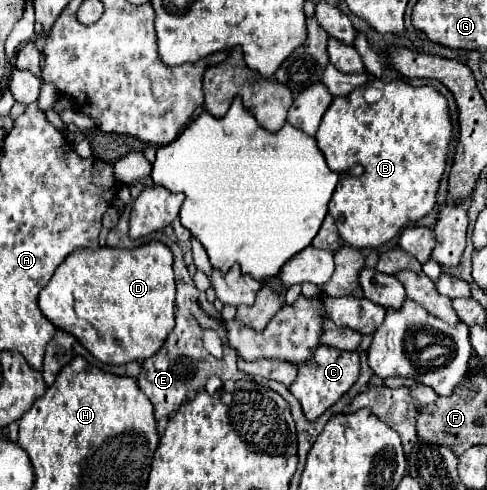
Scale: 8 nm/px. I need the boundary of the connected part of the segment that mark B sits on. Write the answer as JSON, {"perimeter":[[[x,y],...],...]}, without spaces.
{"perimeter":[[[394,80],[382,86],[384,96],[368,104],[360,95],[362,88],[356,88],[348,96],[338,96],[326,110],[322,124],[316,134],[318,148],[322,150],[330,170],[344,174],[352,166],[360,164],[364,174],[358,178],[342,176],[330,200],[330,214],[336,222],[340,238],[354,248],[378,248],[392,240],[400,230],[428,216],[436,206],[436,194],[440,178],[446,170],[446,158],[454,140],[454,124],[446,98],[432,86],[414,88],[402,80]]]}

